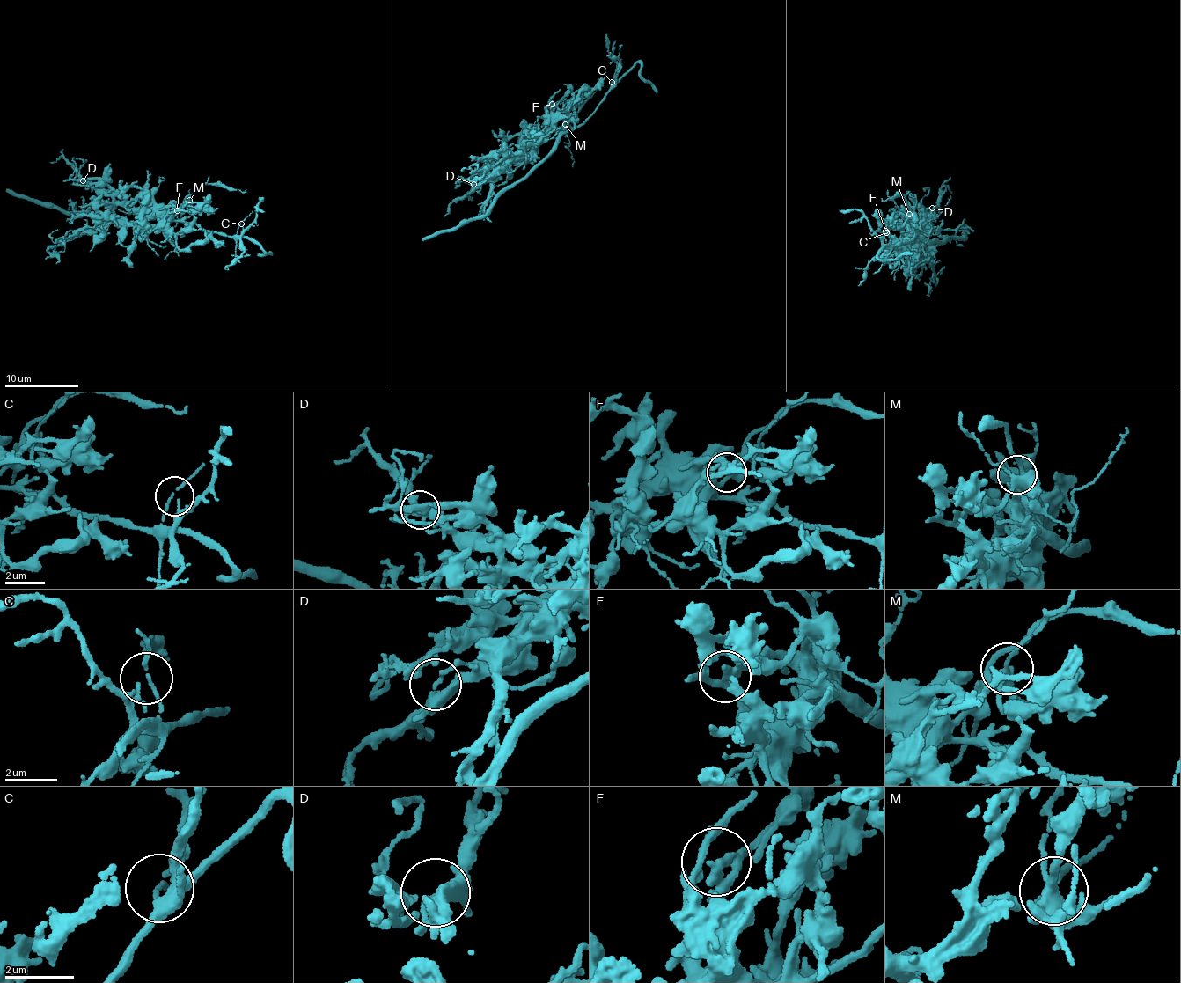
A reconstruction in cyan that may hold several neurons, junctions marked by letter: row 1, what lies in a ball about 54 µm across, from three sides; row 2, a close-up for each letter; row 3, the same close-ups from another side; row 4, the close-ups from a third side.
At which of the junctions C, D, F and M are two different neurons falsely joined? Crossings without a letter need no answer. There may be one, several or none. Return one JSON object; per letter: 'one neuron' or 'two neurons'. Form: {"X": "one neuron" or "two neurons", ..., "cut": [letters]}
{"C": "one neuron", "D": "one neuron", "F": "one neuron", "M": "one neuron", "cut": []}

